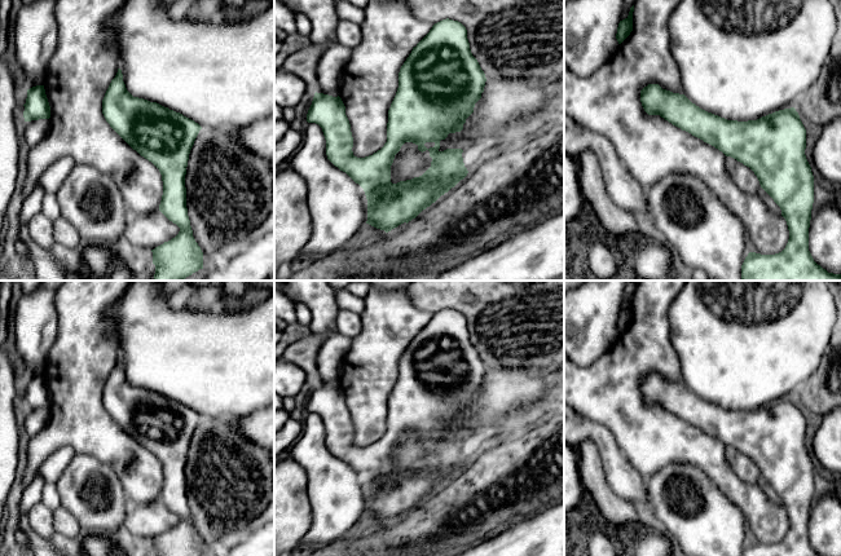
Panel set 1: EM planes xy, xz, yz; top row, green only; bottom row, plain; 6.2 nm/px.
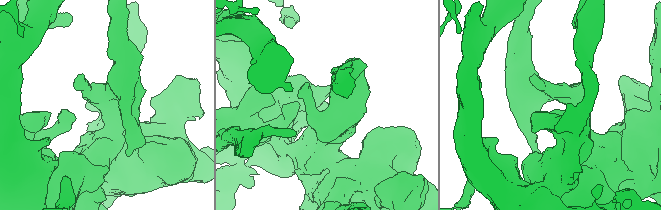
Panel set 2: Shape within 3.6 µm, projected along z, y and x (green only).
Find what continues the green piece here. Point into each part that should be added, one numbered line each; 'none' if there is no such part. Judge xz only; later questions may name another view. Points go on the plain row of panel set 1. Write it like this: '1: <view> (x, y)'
none

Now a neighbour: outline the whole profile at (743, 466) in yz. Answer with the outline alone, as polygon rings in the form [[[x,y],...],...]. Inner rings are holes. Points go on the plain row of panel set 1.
[[[726,446],[727,463],[734,473],[747,484],[757,484],[761,478],[754,462],[731,446]]]

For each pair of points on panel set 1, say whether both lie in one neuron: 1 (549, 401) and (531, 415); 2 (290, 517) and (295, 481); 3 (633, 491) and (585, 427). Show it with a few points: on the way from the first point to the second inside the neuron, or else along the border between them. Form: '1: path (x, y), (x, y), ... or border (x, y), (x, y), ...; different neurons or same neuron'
1: path (545, 405), (535, 413); same neuron
2: path (290, 508), (290, 490); same neuron
3: path (620, 475), (607, 448), (602, 442); same neuron

